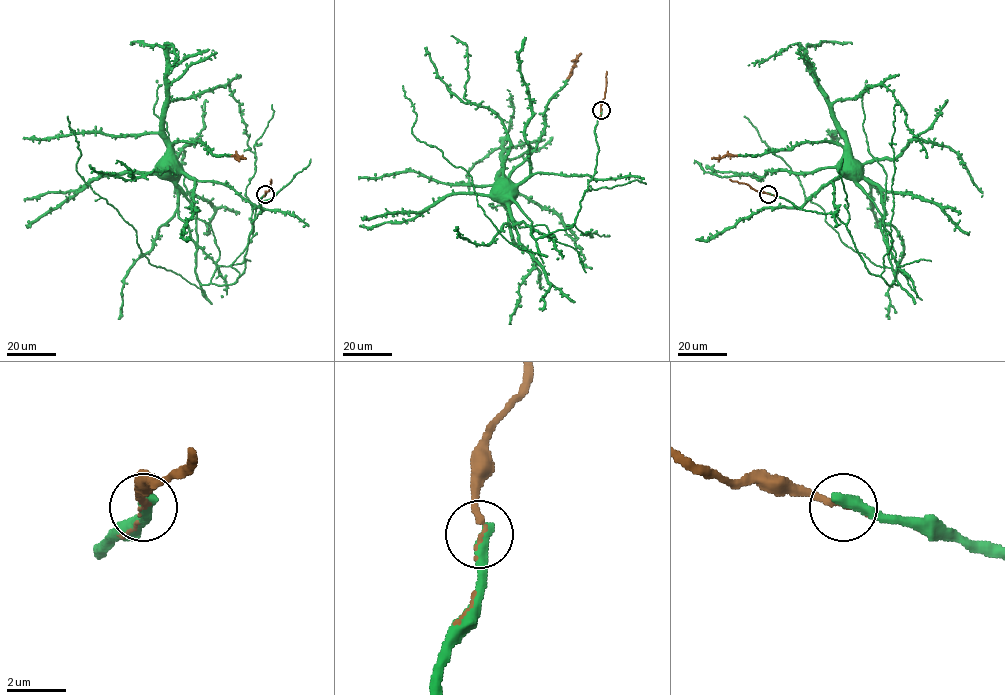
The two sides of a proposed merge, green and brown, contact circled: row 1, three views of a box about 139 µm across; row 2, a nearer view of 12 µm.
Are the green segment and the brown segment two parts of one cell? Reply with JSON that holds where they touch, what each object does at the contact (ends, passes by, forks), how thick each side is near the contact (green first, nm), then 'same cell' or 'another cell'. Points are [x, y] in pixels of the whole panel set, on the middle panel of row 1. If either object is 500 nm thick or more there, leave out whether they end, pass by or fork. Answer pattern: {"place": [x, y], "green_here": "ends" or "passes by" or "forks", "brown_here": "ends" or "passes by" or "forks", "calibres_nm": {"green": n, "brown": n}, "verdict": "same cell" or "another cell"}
{"place": [601, 110], "green_here": "ends", "brown_here": "ends", "calibres_nm": {"green": 460, "brown": 170}, "verdict": "same cell"}

